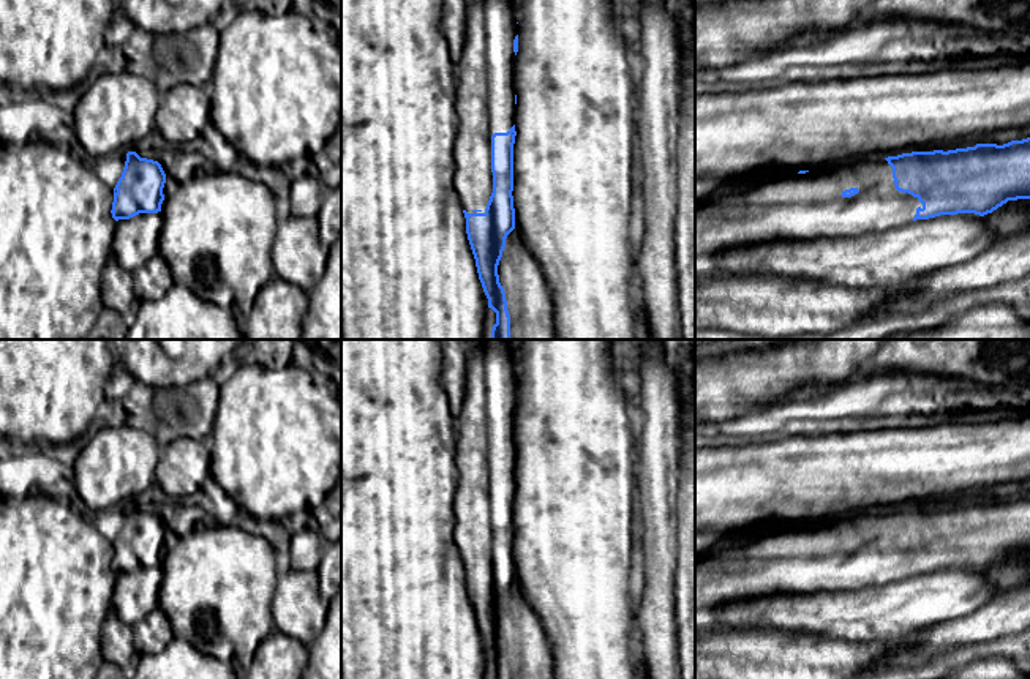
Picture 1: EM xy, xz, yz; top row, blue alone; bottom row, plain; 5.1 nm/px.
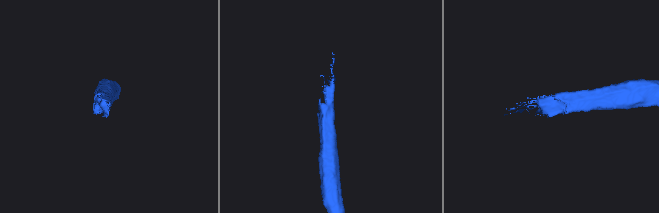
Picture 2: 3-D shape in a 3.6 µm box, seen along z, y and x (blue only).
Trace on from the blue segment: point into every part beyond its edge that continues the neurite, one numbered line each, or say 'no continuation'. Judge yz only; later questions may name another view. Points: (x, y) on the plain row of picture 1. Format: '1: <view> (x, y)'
1: yz (784, 559)

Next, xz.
1: xz (485, 450)

